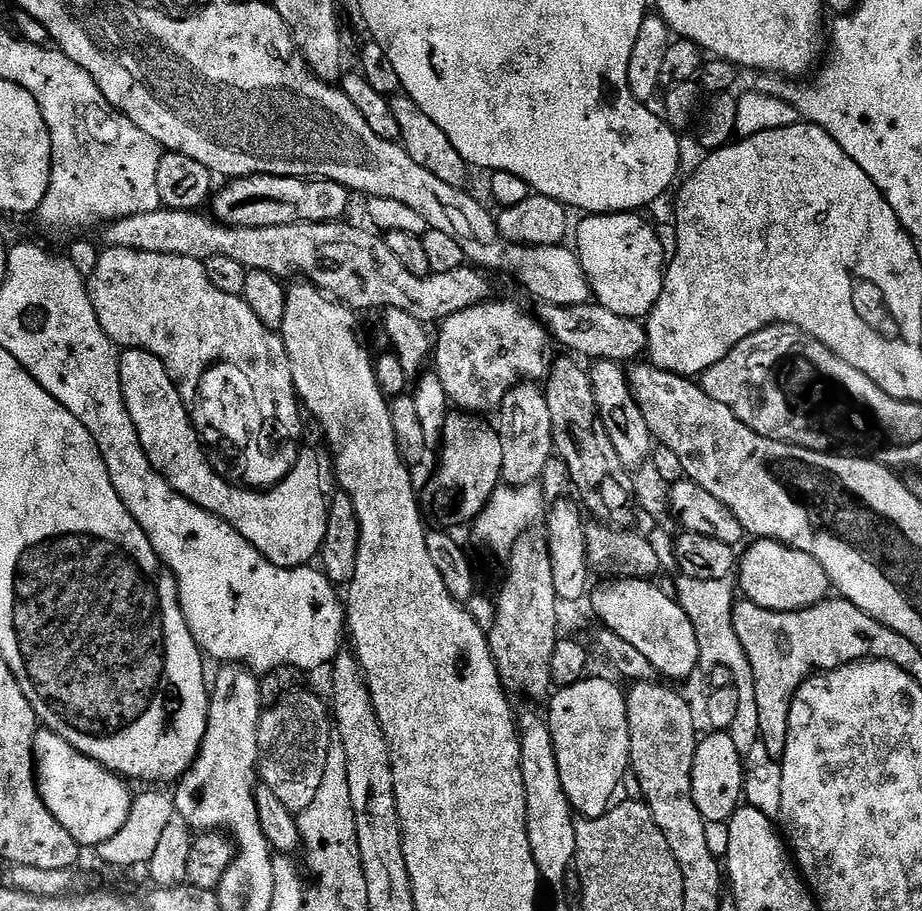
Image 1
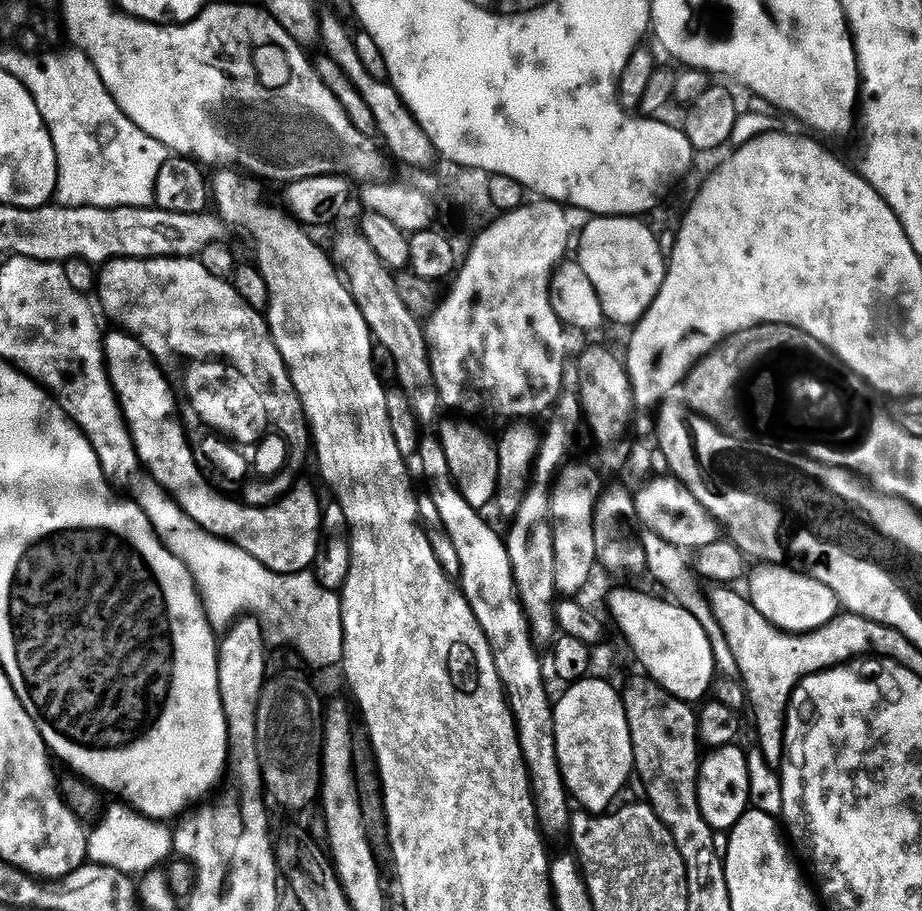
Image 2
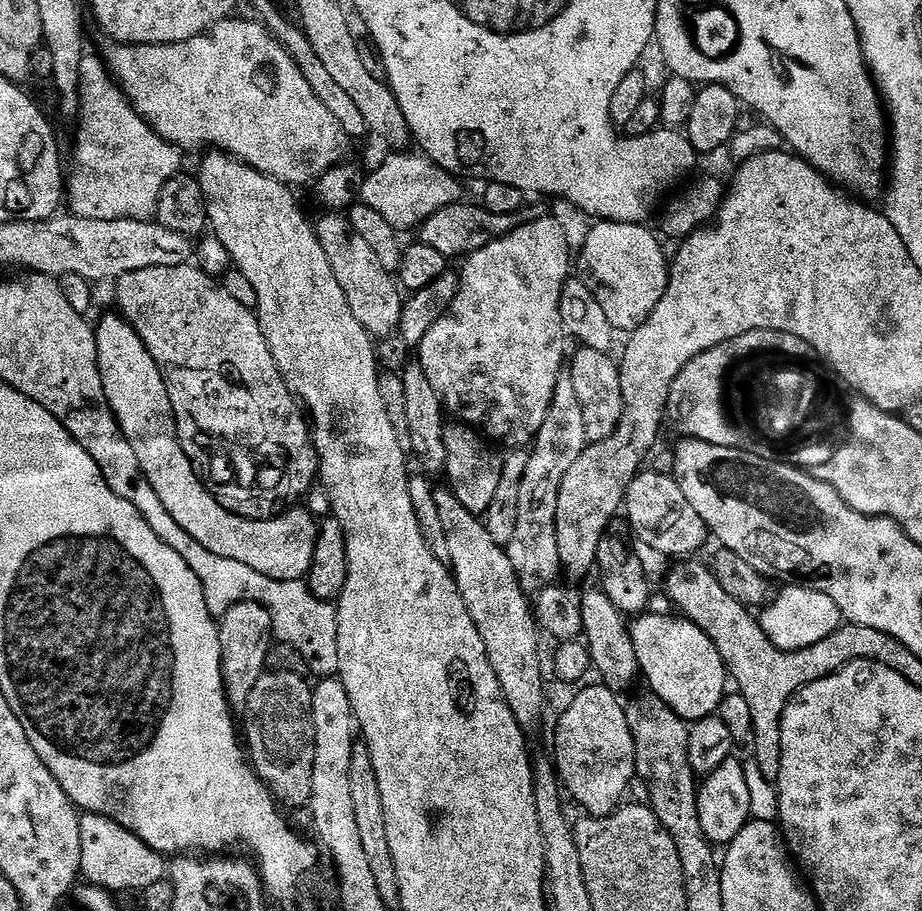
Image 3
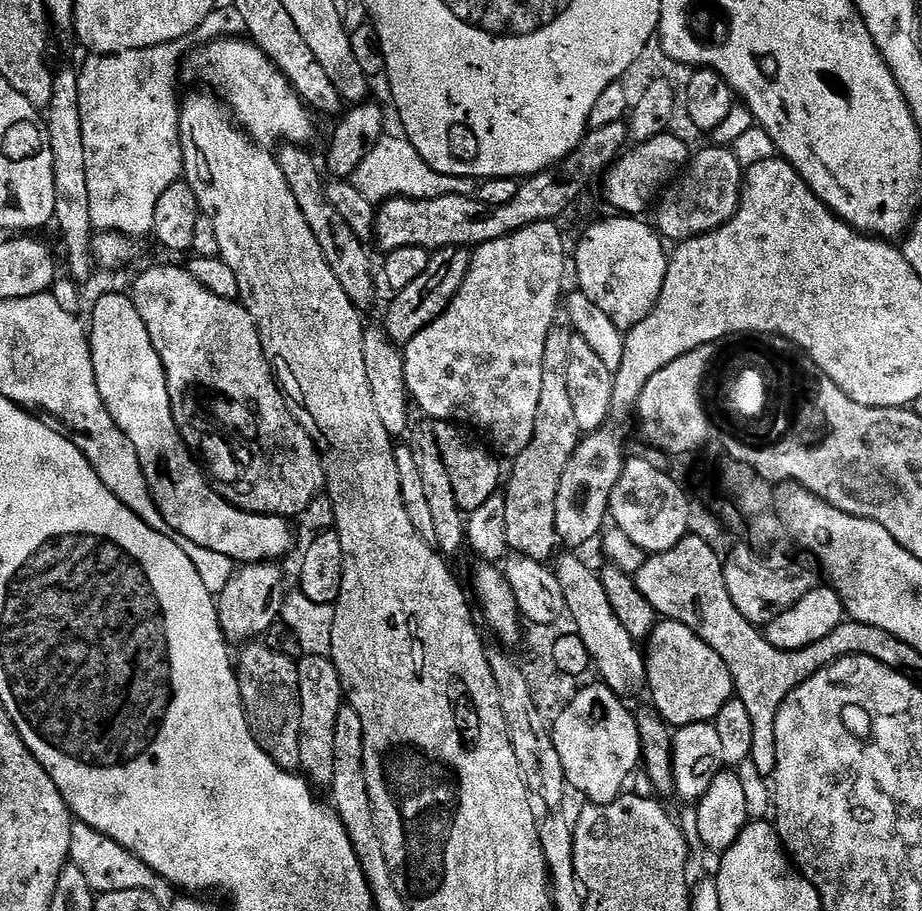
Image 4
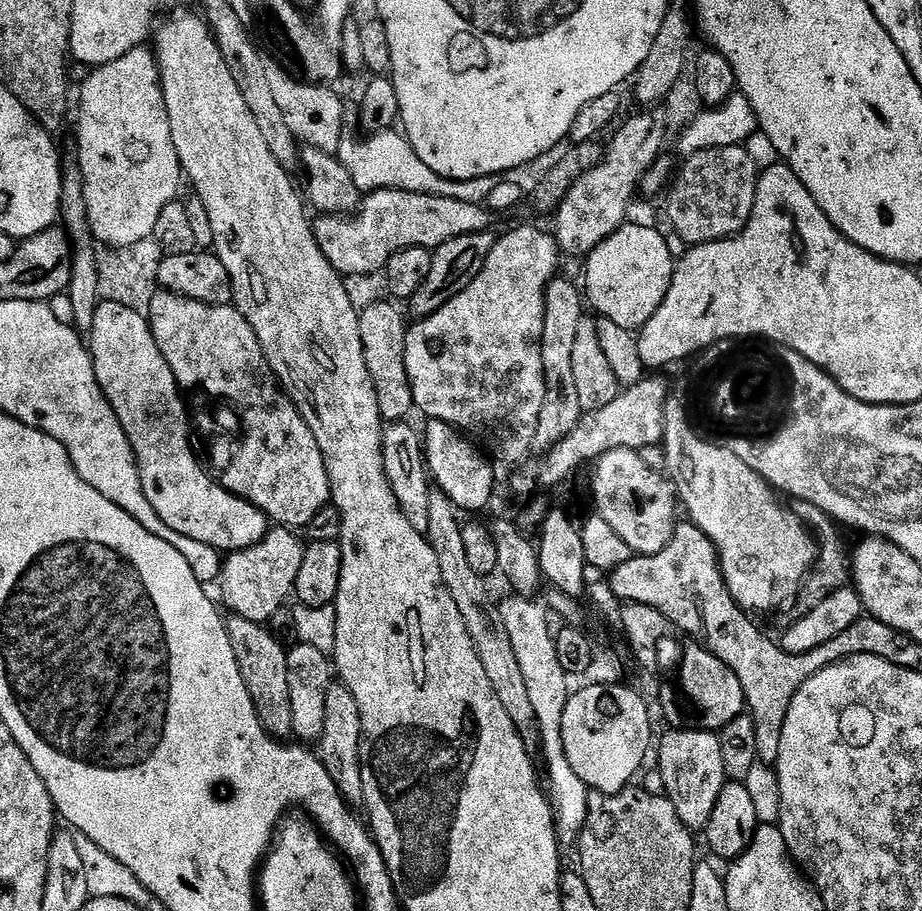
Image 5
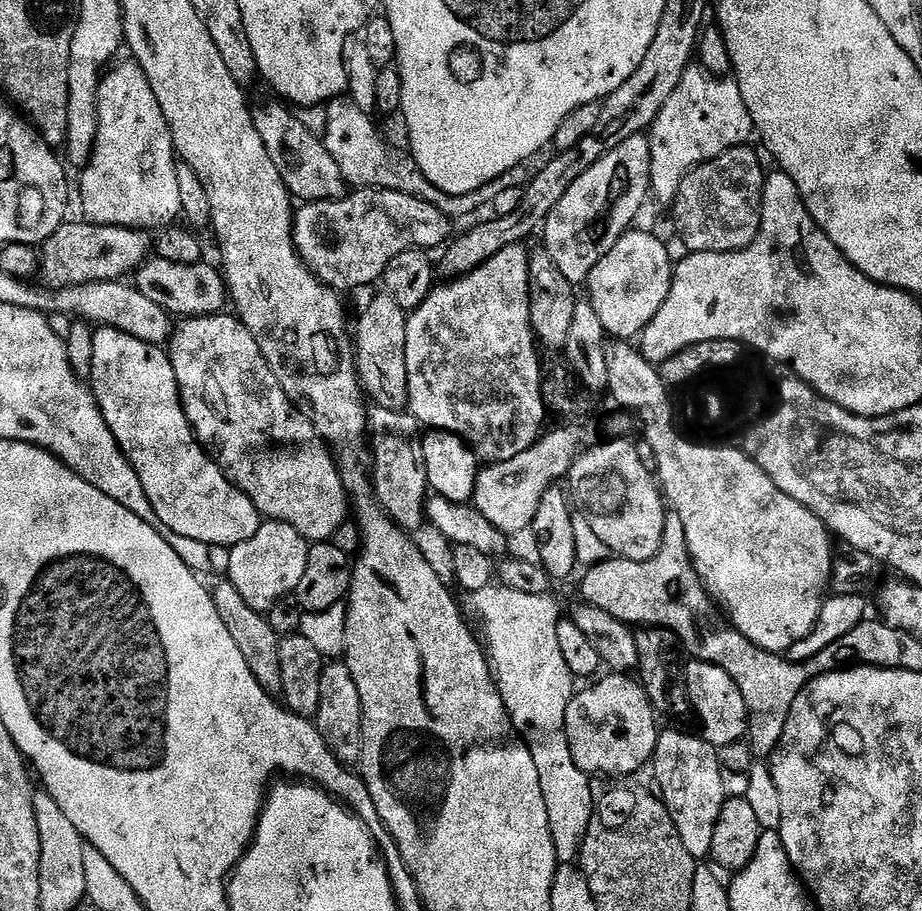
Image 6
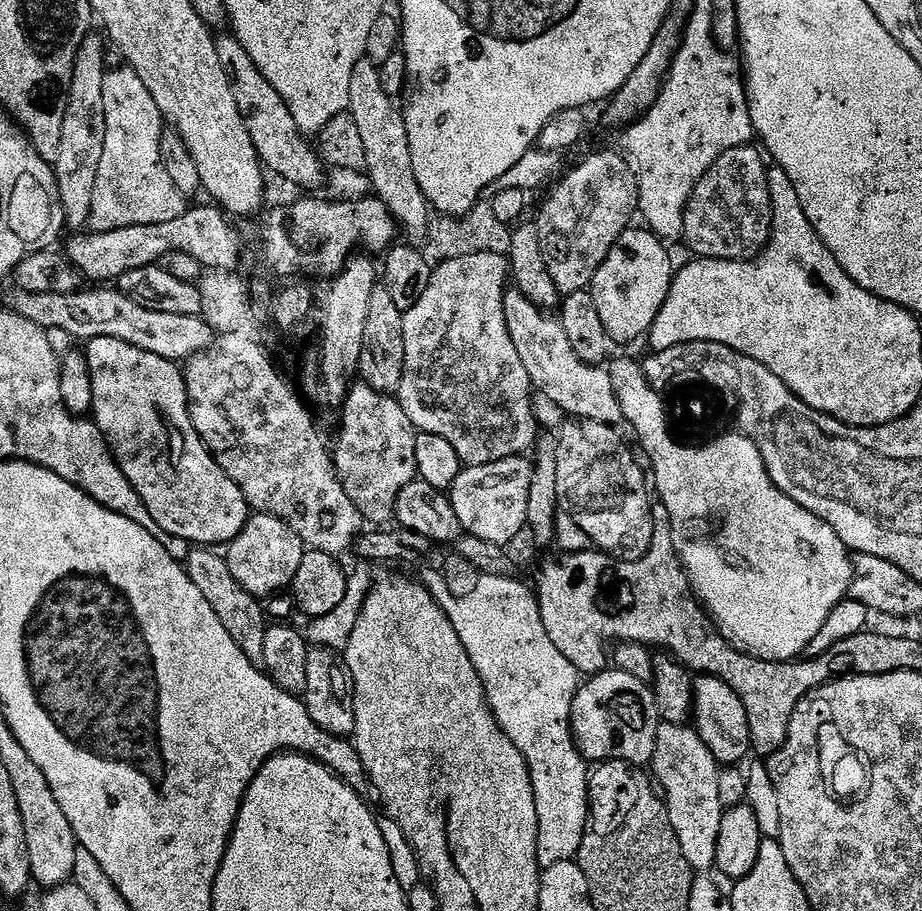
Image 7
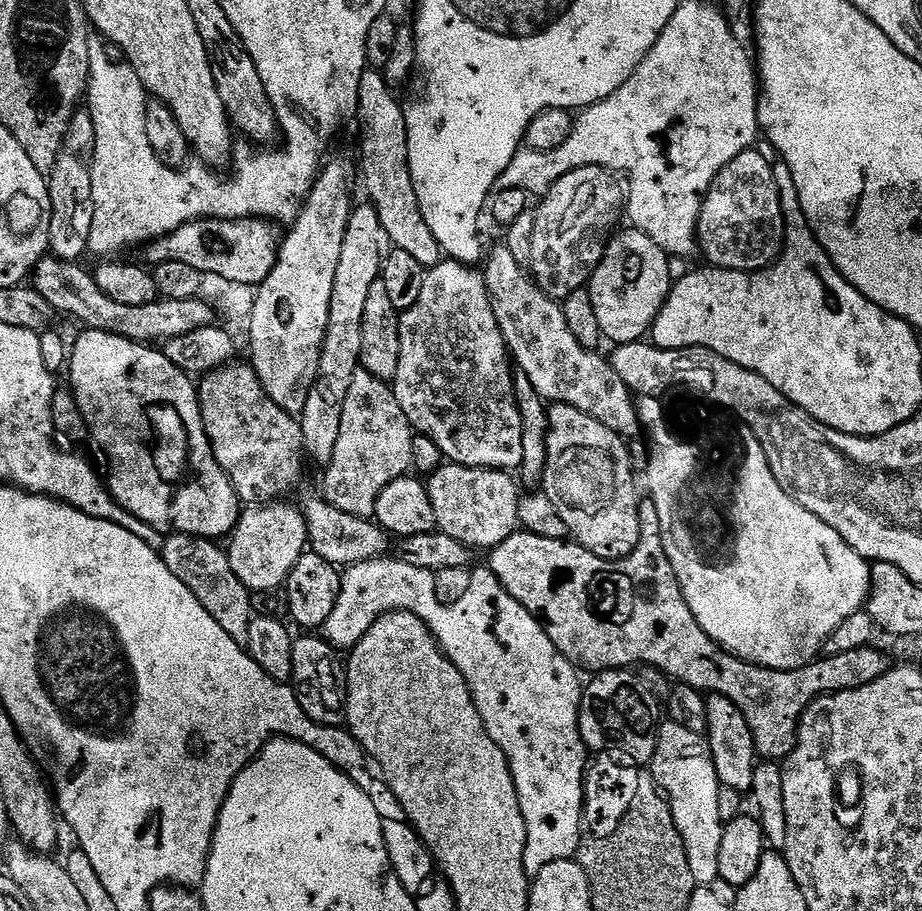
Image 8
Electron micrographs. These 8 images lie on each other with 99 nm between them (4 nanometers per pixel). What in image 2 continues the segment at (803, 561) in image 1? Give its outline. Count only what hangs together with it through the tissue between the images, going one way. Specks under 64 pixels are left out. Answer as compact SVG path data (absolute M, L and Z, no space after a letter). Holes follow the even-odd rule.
M761 563L747 577L747 595L752 605L765 616L774 627L783 632L813 632L826 626L835 616L841 615L840 599L822 582L803 570L783 564Z

